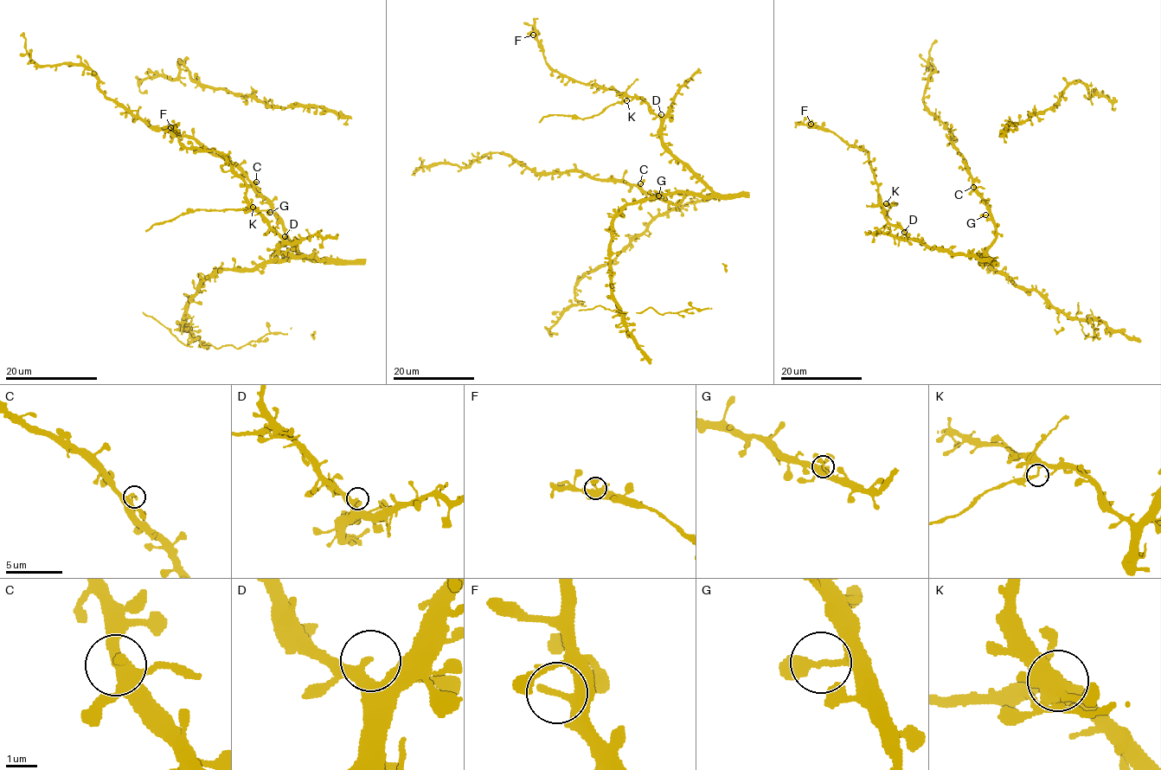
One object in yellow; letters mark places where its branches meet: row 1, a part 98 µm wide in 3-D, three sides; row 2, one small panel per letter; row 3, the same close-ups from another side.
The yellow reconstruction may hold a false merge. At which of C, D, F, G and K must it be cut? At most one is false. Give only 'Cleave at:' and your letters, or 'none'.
Cleave at: K

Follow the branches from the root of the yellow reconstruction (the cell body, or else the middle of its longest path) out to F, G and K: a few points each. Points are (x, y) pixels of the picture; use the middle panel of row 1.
F: (686, 193), (706, 186), (664, 145), (661, 118), (649, 104), (562, 77), (533, 35)
G: (686, 193), (677, 203), (666, 202), (658, 195)
K: (686, 193), (700, 193), (706, 186), (664, 145), (661, 118), (649, 104), (639, 98), (629, 97), (626, 99)

